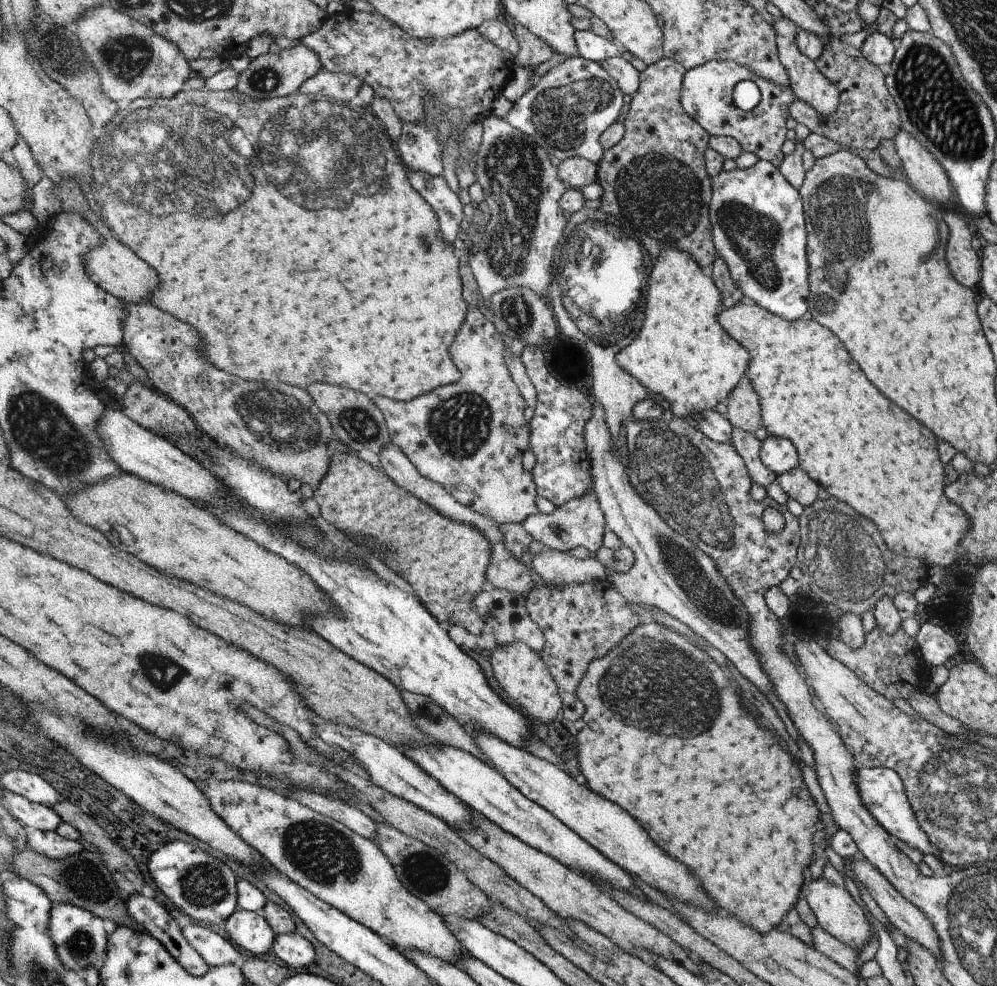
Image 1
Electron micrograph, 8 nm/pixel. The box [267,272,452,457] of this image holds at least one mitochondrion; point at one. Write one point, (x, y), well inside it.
(358, 422)

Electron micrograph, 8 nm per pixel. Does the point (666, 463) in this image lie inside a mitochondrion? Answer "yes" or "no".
yes

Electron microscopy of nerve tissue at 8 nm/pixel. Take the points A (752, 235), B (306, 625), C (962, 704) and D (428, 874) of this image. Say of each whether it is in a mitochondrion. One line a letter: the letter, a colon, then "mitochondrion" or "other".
A: mitochondrion
B: other
C: other
D: mitochondrion

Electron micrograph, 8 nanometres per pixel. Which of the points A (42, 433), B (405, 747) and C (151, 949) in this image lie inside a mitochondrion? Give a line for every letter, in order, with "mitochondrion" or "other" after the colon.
A: mitochondrion
B: other
C: other

